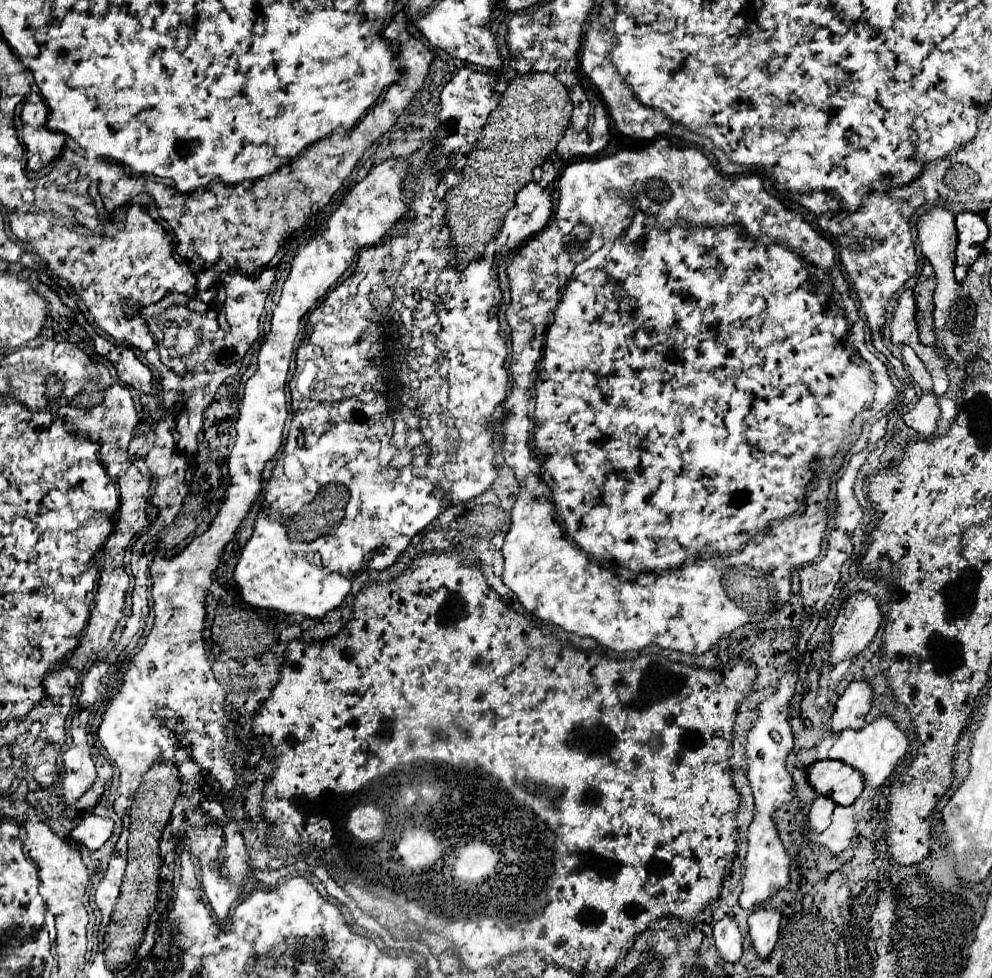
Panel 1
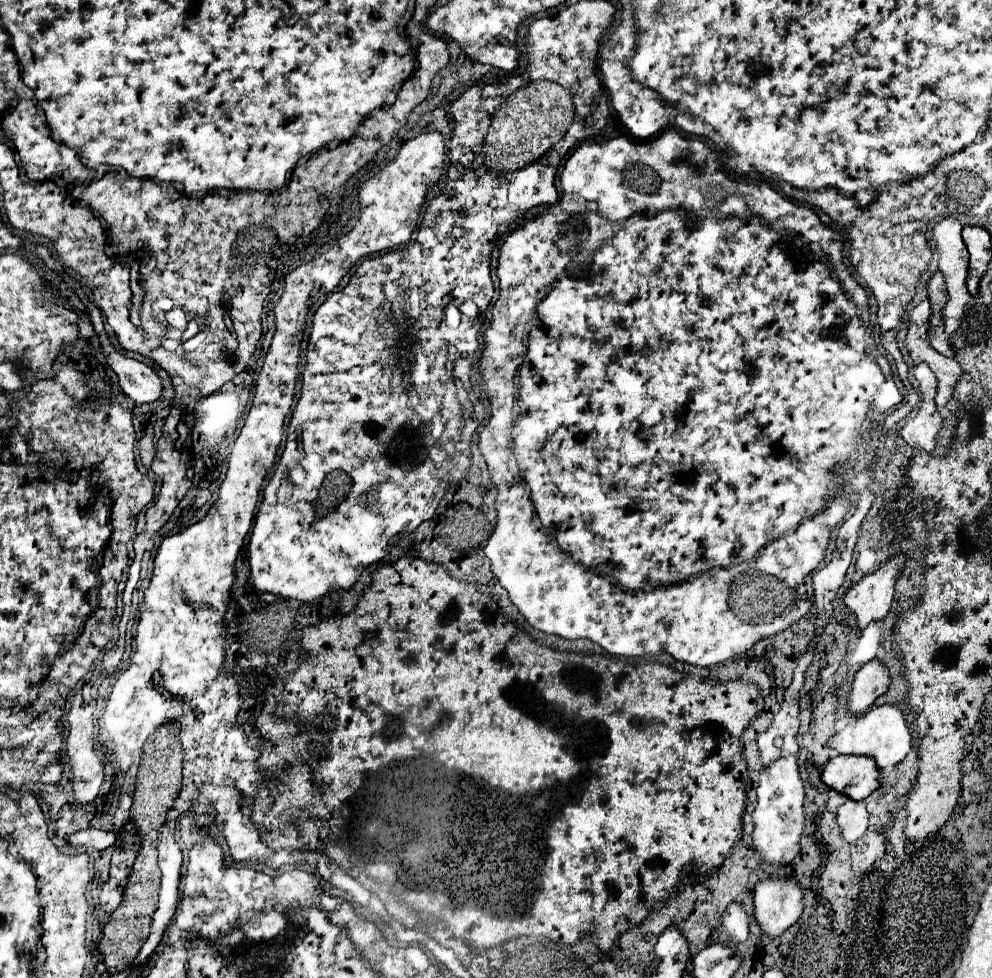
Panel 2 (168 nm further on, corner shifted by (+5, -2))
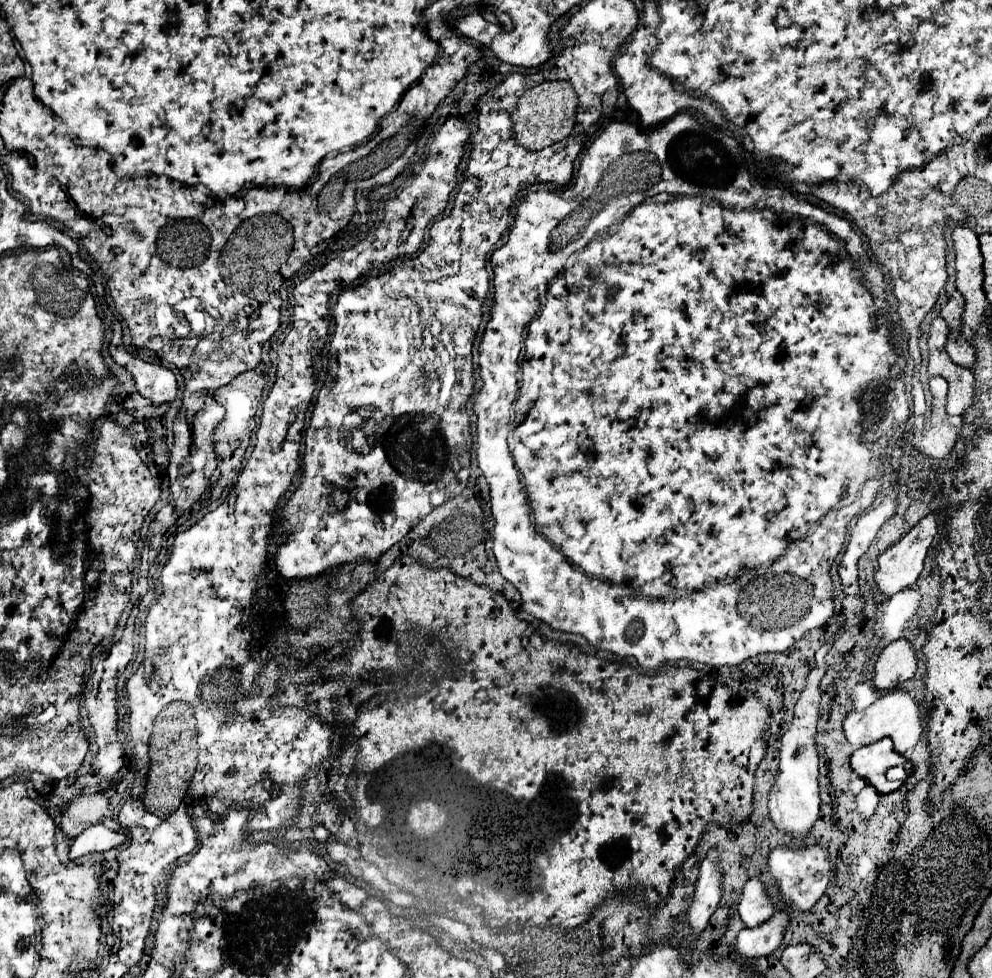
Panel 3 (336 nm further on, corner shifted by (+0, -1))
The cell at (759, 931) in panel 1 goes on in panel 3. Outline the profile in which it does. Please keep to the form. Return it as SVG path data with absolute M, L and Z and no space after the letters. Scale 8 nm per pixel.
M808 845L808 847L776 847L768 857L770 873L780 883L780 899L786 901L792 911L810 911L812 905L824 895L830 883L830 853L824 845Z

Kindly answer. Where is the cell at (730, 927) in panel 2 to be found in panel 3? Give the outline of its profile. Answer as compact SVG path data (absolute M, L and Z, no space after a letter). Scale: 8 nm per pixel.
M752 877L746 881L738 911L746 927L756 927L756 923L762 923L774 915L774 901L768 897L760 879Z

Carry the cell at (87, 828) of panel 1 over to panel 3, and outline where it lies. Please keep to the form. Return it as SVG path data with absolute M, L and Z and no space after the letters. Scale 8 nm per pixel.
M92 825L92 827L88 827L86 831L82 831L74 839L74 843L70 847L70 859L74 861L74 859L78 859L82 855L88 855L88 853L108 851L112 847L120 847L124 841L126 841L124 833L110 831L104 825Z

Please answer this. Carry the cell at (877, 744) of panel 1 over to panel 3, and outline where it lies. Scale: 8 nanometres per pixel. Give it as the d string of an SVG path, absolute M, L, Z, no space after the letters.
M892 689L886 695L882 695L880 699L876 699L870 707L866 707L862 711L850 711L844 721L844 733L854 747L870 745L882 737L890 737L894 741L894 749L898 749L898 753L906 753L908 749L912 749L918 743L918 739L922 735L918 701L902 689Z

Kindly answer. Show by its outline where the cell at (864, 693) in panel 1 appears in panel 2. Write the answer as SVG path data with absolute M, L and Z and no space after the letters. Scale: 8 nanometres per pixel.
M879 660L867 662L855 674L853 688L851 688L849 700L847 700L847 710L851 714L855 714L855 716L863 714L875 702L875 698L885 694L887 686L889 686L889 672L887 672L887 668Z

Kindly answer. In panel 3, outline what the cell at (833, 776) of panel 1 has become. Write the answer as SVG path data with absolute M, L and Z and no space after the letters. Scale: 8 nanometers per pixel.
M880 739L872 745L858 749L852 755L850 765L860 777L868 779L870 785L874 785L880 793L892 793L904 781L888 781L886 771L896 765L910 765L910 761L894 749L890 739Z

